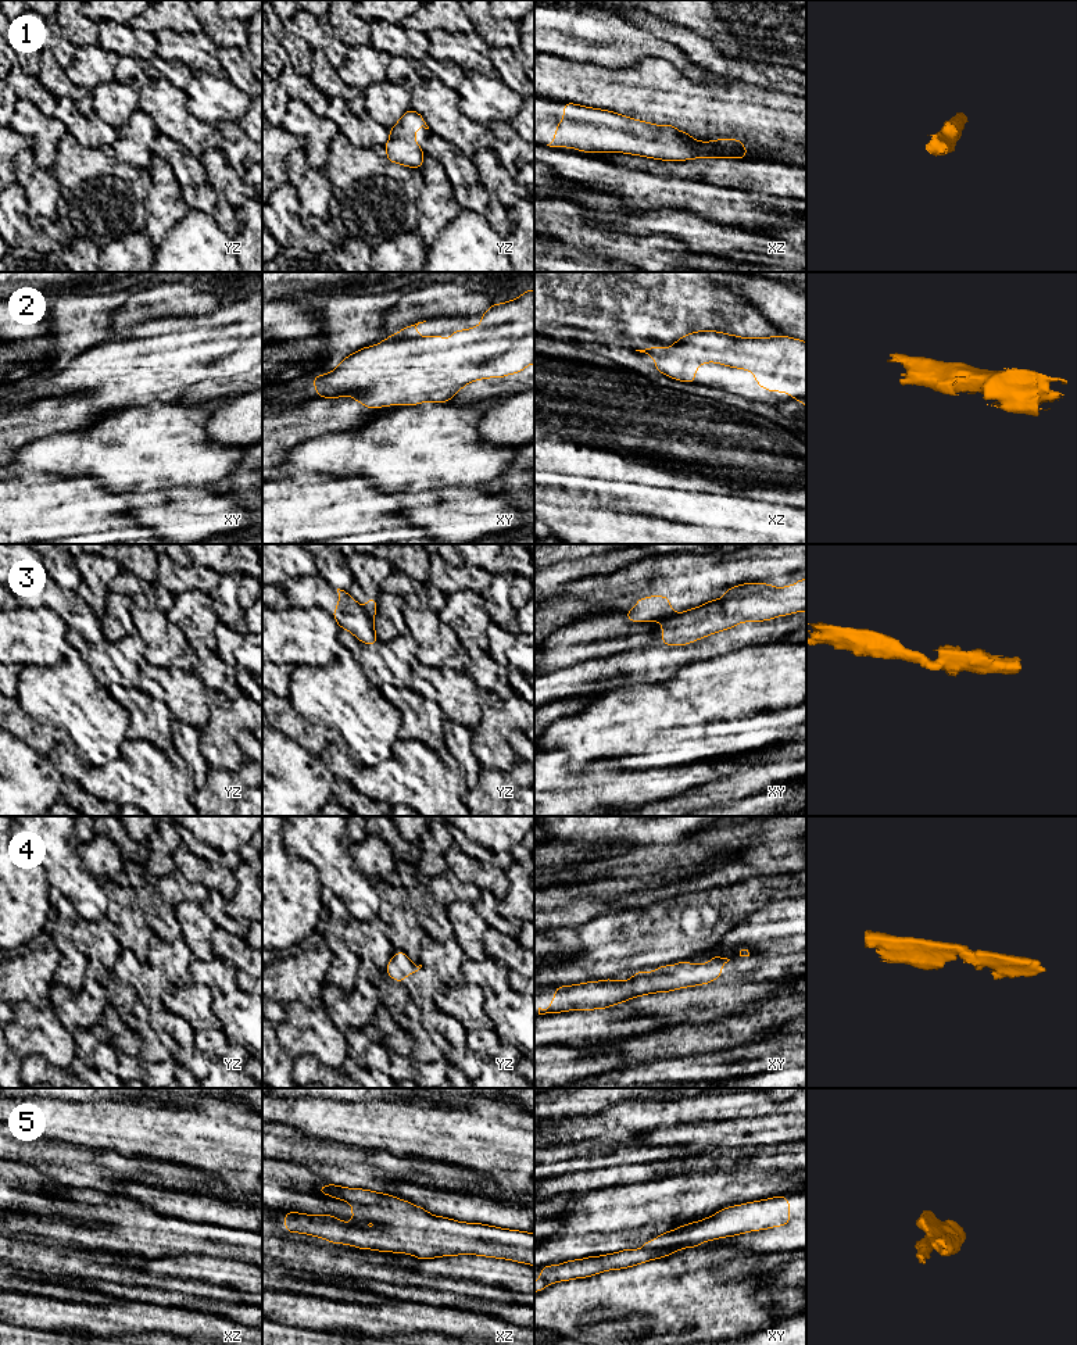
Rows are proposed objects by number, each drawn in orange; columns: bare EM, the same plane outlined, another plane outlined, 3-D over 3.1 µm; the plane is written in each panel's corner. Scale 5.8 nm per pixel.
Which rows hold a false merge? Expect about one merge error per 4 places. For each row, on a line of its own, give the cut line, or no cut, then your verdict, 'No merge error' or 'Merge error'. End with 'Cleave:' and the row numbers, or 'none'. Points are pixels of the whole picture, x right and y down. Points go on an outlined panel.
1: No split. No merge error
2: No split. No merge error
3: Split along yz (364, 608), (372, 619). Merge error
4: No split. No merge error
5: No split. No merge error
Cleave: 3

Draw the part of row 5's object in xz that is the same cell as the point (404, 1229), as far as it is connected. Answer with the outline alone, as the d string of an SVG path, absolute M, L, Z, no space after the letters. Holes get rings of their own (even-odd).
M328 1184L316 1191L351 1203L354 1221L291 1210L283 1217L286 1233L309 1234L359 1249L411 1253L421 1260L469 1253L534 1266L533 1233L459 1223L369 1190Z

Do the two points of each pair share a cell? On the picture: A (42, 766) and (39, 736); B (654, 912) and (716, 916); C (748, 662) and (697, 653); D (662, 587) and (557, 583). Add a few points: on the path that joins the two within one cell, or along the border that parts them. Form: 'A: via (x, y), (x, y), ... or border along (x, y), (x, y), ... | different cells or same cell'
A: border along (14, 736), (47, 757) | different cells
B: via (669, 911), (684, 900), (701, 901) | same cell
C: border along (730, 651), (709, 660) | different cells
D: border along (598, 575), (571, 580), (557, 597) | different cells

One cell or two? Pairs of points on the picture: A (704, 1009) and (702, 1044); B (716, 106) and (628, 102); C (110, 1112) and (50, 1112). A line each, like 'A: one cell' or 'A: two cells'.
A: two cells
B: one cell
C: one cell

